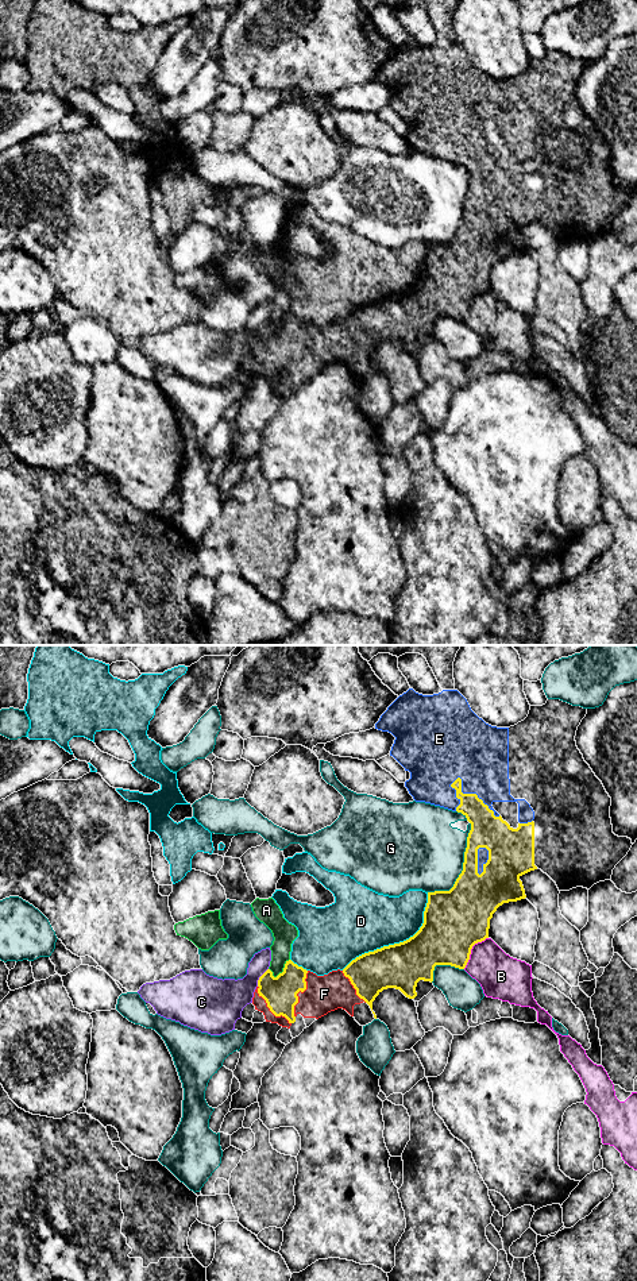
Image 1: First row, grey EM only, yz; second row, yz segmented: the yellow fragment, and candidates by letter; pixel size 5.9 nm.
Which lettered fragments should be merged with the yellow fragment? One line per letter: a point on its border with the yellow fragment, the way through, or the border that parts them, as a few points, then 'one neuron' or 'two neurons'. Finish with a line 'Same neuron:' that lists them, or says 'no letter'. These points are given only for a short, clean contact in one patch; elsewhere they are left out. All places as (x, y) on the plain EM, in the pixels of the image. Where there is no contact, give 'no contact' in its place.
A: meets yellow in yz at (284, 321); border along yz (289, 311), (284, 321), (274, 330); two neurons
B: meets yellow in yz at (470, 303); border along yz (487, 289), (473, 298), (470, 311), (463, 320); two neurons
C: meets yellow in yz at (259, 330); border along yz (267, 320), (257, 338); two neurons
D: meets yellow in yz at (400, 294); two neurons
E: meets yellow in yz at (470, 146); one neuron
F: meets yellow in yz at (298, 343); one neuron
G: meets yellow in yz at (463, 219); two neurons
Same neuron: E, F

